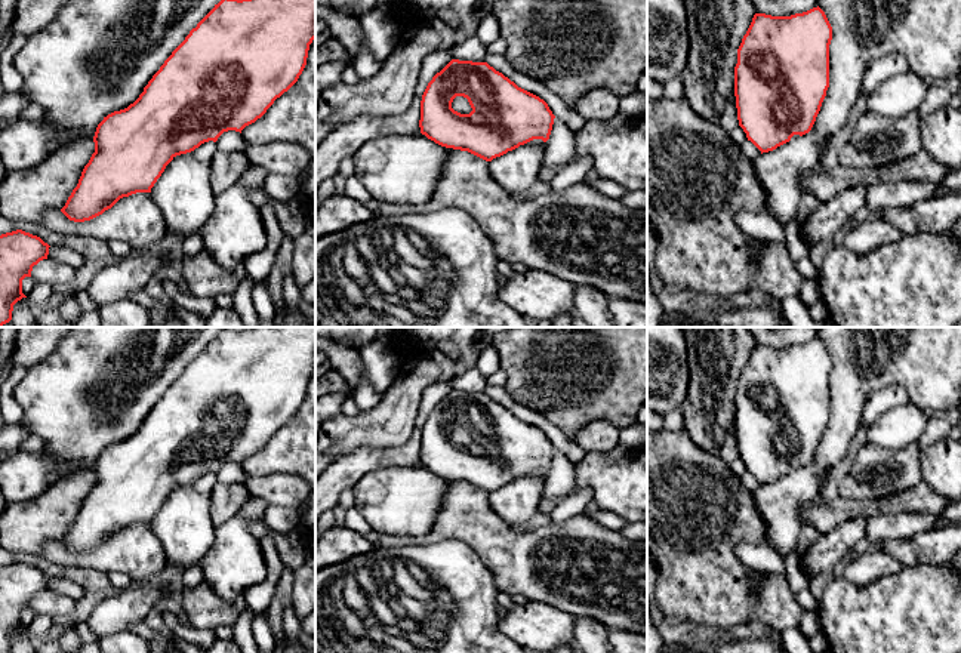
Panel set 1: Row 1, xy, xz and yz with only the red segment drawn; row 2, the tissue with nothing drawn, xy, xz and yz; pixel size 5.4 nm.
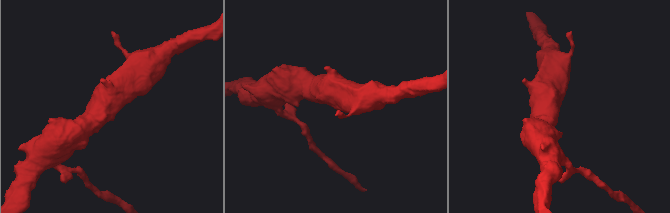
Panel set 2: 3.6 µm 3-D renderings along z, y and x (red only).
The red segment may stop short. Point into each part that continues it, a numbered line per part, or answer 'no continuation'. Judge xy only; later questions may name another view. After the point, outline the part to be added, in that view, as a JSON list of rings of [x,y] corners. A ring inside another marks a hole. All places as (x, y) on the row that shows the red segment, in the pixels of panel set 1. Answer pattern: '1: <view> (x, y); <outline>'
no continuation

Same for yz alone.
no continuation

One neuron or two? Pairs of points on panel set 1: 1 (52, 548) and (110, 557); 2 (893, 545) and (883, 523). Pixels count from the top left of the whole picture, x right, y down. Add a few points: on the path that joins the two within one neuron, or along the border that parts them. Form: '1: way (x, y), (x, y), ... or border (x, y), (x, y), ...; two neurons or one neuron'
1: way (67, 558), (95, 558); one neuron
2: border (924, 530), (903, 538), (884, 539), (878, 547); two neurons

